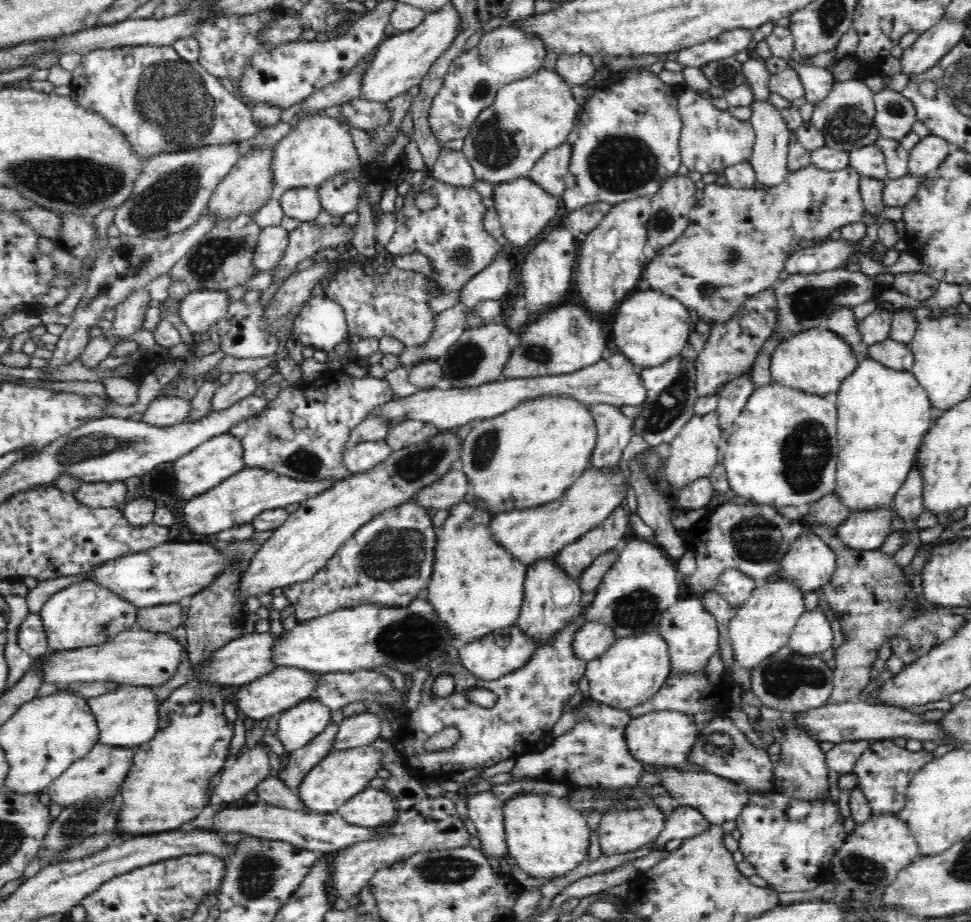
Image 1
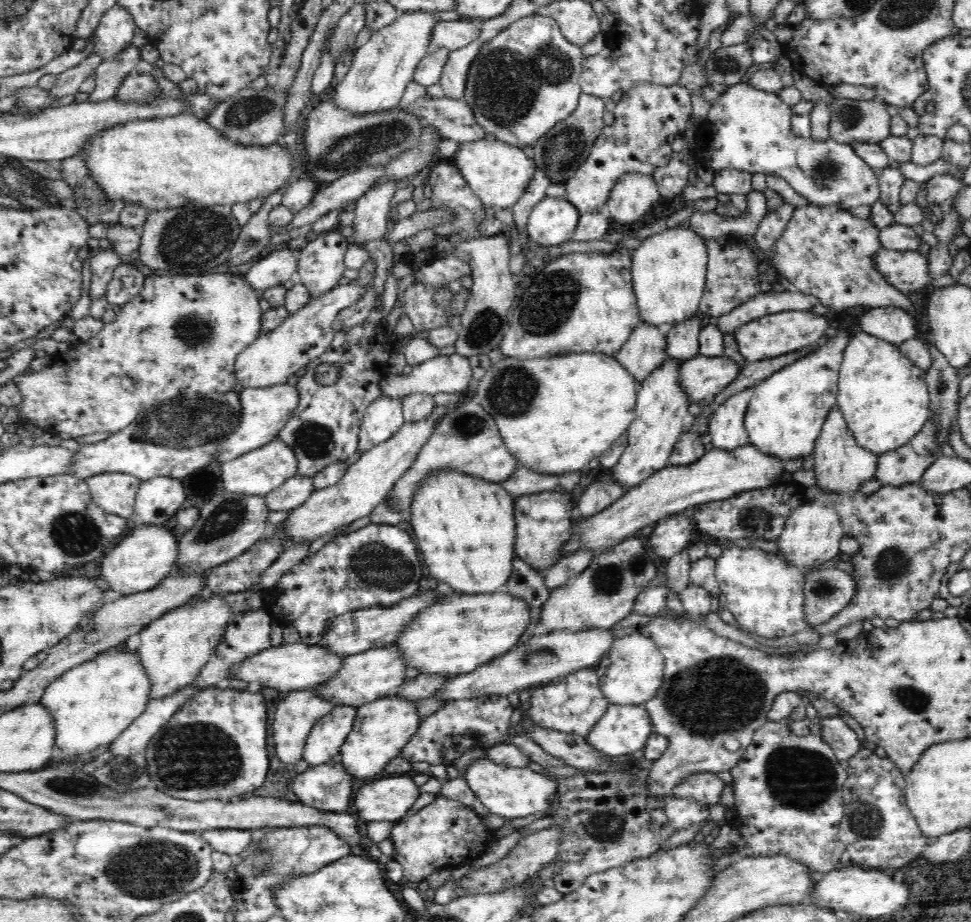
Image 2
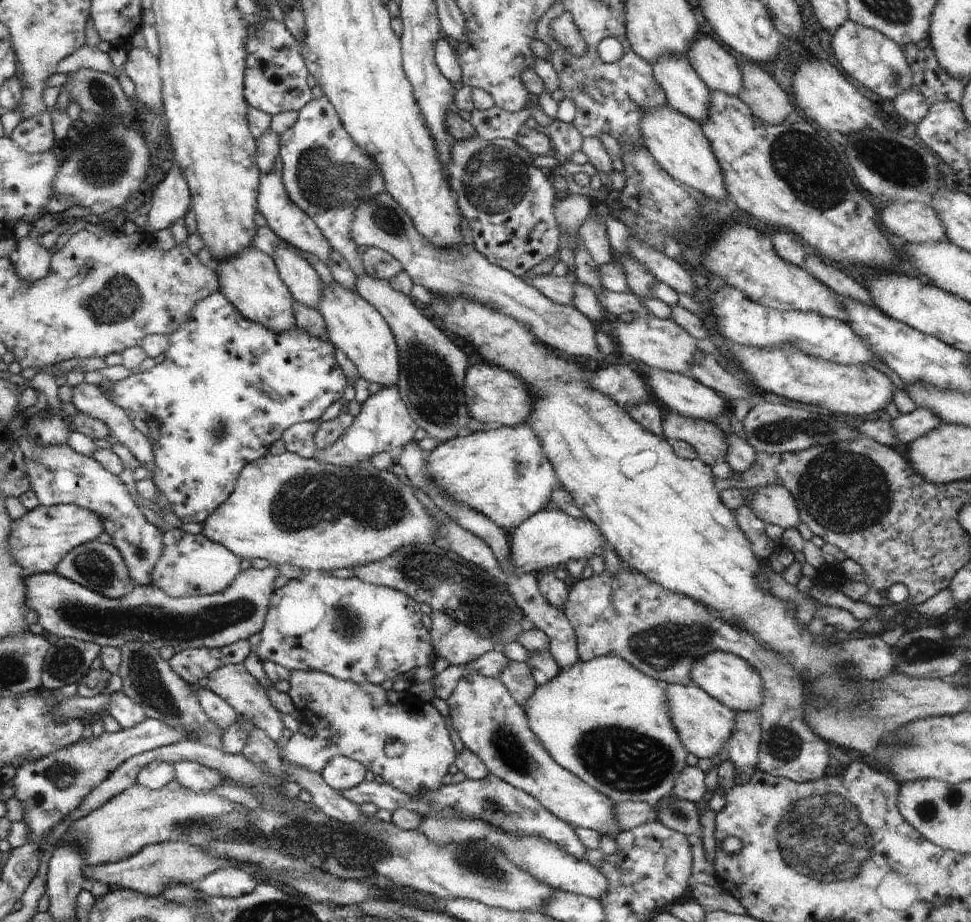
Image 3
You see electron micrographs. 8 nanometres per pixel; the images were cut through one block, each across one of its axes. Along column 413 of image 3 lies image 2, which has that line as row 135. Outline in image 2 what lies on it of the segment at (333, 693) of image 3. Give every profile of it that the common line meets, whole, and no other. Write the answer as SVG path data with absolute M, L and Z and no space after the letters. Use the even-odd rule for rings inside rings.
M740 81L738 84L733 84L729 86L726 90L723 90L717 97L714 103L711 105L711 109L707 115L707 119L702 122L698 127L696 127L696 144L693 148L692 155L701 165L708 166L714 171L719 171L720 169L725 168L733 168L741 171L746 171L754 174L755 172L762 172L765 175L776 175L780 176L780 178L784 178L790 184L790 186L798 193L802 198L807 200L807 204L814 206L826 206L826 205L838 205L839 207L843 207L844 209L848 208L856 208L857 206L864 206L864 204L874 204L879 200L880 194L880 181L879 173L870 167L870 165L866 164L856 151L854 151L854 147L851 144L840 143L839 141L834 140L830 136L826 138L826 140L815 140L814 138L803 138L800 136L795 136L791 132L791 120L792 120L792 111L790 110L790 105L786 104L778 95L777 92L768 92L766 90L762 90L756 87L753 87L749 82Z

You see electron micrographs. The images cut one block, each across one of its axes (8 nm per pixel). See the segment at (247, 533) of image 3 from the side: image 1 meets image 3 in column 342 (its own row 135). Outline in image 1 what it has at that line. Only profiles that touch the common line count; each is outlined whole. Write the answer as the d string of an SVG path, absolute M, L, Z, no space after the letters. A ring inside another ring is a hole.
M539 68L534 74L512 84L503 86L494 102L480 112L472 125L471 132L461 148L473 166L476 178L490 184L510 182L520 176L529 176L537 160L551 148L567 142L568 135L577 124L580 104L574 99L572 85L566 82L555 69Z

